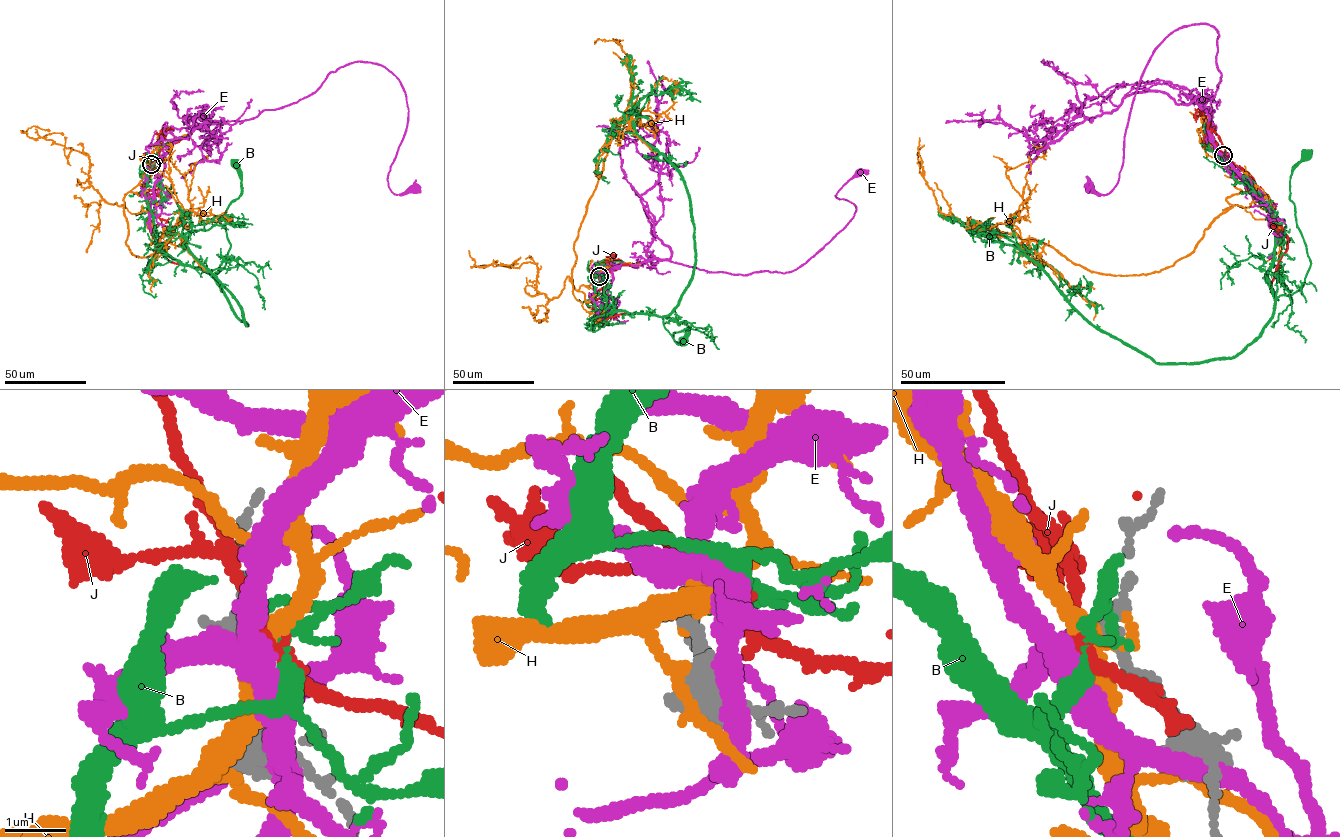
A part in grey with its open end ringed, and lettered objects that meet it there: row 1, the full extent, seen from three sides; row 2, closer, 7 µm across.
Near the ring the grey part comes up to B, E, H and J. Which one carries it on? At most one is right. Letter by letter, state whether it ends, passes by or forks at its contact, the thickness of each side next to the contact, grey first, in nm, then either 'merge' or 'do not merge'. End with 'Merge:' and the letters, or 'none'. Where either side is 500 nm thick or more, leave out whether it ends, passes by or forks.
B: it ends | 220/130 nm | do not merge
E: it forks | 200/400 nm | do not merge
H: it passes by | 200/320 nm | do not merge
J: it passes by | 190/200 nm | merge
Merge: J

